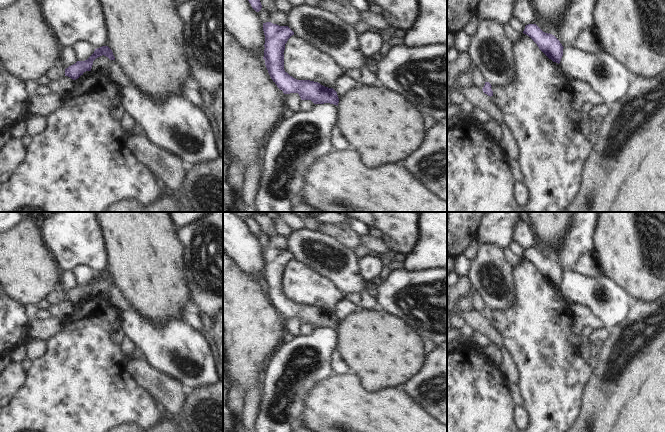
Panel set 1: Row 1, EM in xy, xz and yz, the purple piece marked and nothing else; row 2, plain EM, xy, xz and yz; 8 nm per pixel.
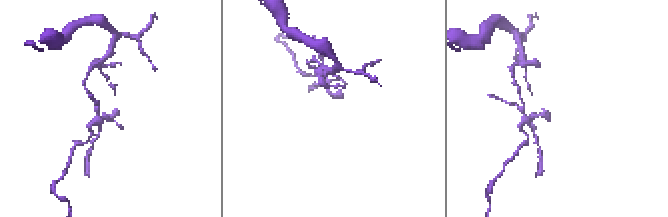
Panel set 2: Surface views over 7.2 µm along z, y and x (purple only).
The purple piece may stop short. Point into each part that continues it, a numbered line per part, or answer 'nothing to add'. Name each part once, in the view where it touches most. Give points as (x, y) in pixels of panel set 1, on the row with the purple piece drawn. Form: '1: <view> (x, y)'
nothing to add.

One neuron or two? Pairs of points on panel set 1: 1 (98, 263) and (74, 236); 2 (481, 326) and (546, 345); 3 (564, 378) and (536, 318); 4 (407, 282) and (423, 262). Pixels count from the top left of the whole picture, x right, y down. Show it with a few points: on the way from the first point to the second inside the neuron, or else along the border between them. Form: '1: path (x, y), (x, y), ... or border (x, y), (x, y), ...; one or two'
1: path (94, 256), (81, 243); one
2: border (488, 320), (499, 333), (504, 347), (509, 352); two
3: path (549, 363), (536, 333); one
4: border (405, 267), (410, 270), (436, 269); two

